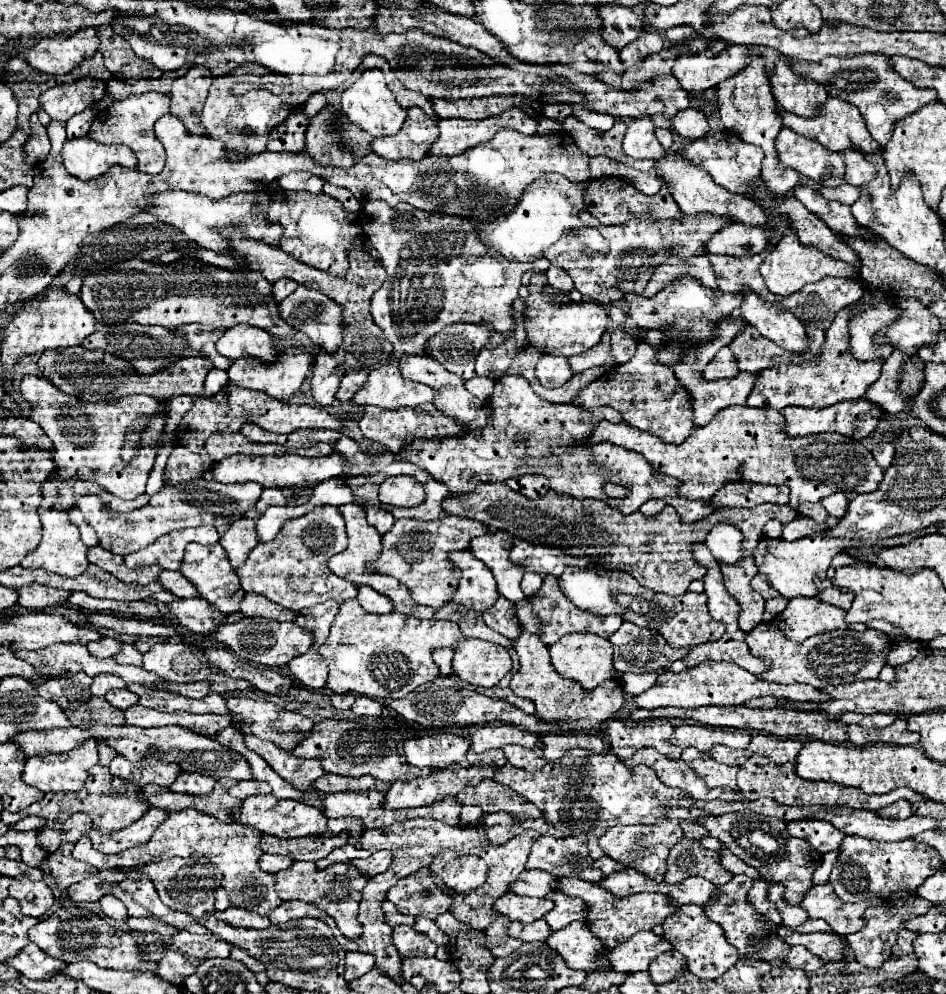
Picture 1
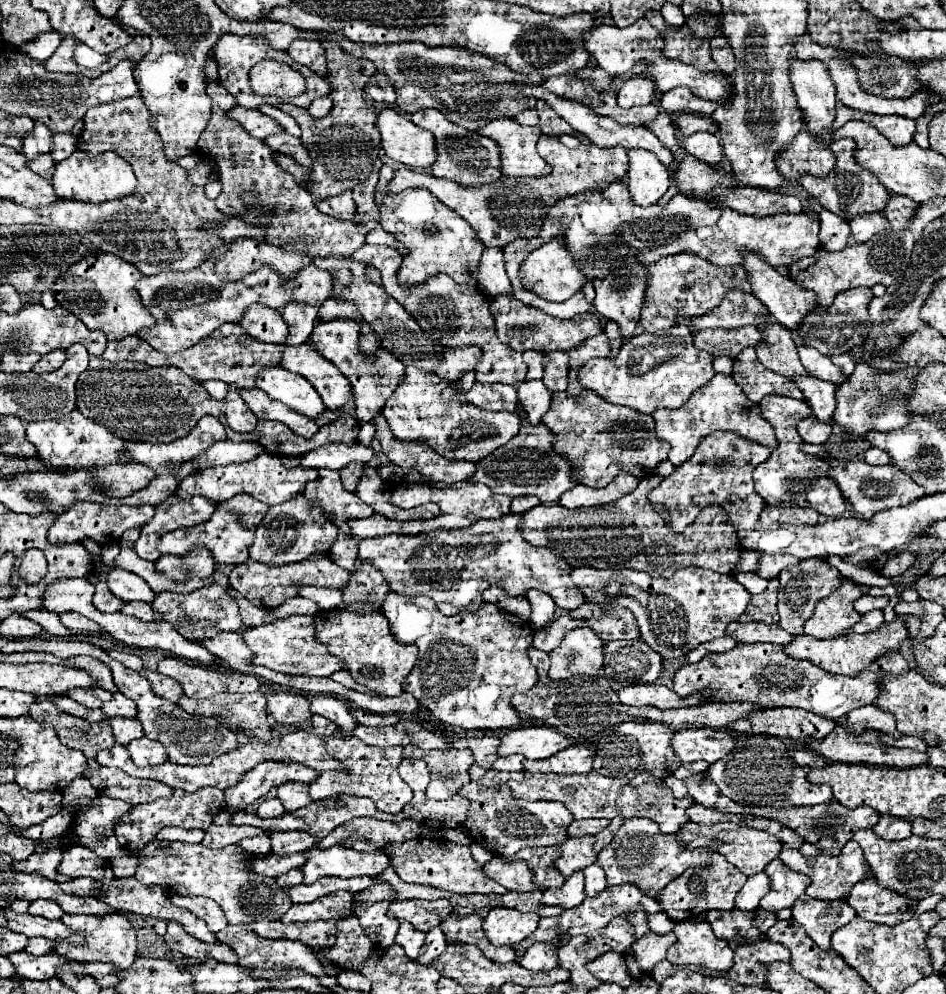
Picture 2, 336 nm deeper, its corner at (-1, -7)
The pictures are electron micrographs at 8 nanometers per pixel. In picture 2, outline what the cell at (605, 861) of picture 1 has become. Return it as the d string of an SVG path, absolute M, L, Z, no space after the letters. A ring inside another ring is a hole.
M599 863L585 867L583 873L585 873L585 893L587 893L587 897L595 897L597 893L601 893L607 887L605 871L601 869Z

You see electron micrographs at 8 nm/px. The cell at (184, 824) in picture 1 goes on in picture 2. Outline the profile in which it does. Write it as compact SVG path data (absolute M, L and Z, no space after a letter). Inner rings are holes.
M153 839L139 853L139 865L135 879L149 885L159 885L169 895L183 897L209 897L225 913L231 925L245 925L259 937L267 939L299 939L305 945L327 947L335 943L335 923L316 921L311 923L281 923L283 913L289 909L291 899L285 887L275 883L275 877L263 877L253 873L249 867L255 855L247 853L239 845L229 845L225 849L209 849L201 843L185 841L161 841Z

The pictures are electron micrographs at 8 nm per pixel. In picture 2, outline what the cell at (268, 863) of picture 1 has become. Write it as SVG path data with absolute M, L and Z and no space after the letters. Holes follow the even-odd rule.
M291 869L285 875L279 875L277 877L277 883L281 887L287 887L287 889L293 887L293 885L301 885L303 883L303 871L301 869Z

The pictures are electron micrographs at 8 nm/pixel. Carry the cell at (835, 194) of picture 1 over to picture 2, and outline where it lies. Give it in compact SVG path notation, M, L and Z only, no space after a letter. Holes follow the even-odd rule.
M861 213L849 221L851 235L857 243L869 241L875 233L889 229L889 221L881 213Z

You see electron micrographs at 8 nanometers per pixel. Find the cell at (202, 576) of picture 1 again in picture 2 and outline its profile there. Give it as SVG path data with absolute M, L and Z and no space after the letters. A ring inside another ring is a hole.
M215 569L211 575L213 583L205 585L193 593L171 593L171 591L161 591L155 601L153 609L165 615L165 621L175 625L175 629L185 637L185 639L207 639L215 637L221 631L239 631L241 629L241 617L239 617L239 607L237 601L229 595L229 577Z

